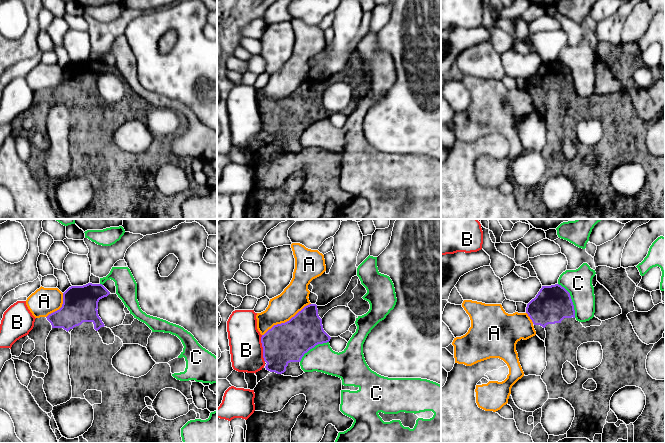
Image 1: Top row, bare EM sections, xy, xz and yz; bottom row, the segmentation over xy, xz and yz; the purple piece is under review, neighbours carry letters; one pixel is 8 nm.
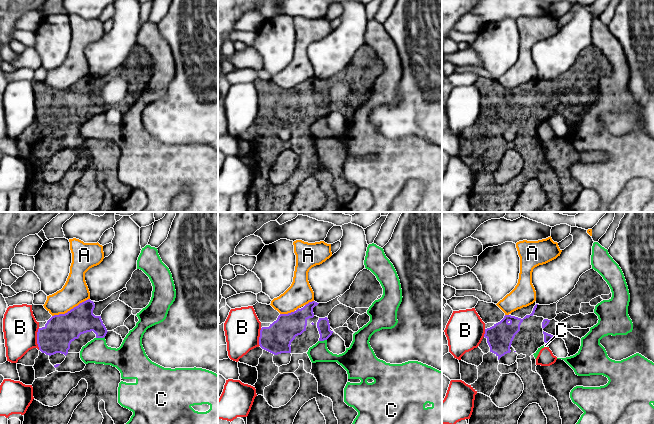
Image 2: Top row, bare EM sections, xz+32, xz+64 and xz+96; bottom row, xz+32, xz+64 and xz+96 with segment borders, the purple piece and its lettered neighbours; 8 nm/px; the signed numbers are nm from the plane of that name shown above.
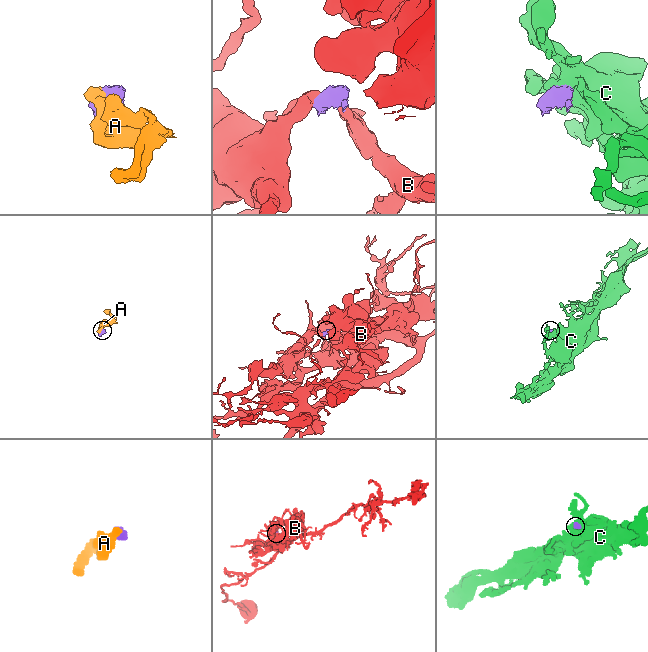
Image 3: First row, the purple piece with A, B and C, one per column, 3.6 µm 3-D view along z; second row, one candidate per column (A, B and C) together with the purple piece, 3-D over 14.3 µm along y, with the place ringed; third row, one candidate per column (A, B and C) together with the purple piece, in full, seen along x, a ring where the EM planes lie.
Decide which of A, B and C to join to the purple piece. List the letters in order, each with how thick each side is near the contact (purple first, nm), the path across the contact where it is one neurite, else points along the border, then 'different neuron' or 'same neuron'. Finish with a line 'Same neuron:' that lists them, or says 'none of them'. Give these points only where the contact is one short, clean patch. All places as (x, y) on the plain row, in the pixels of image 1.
A: calibres 320 and 220 nm; different neuron
B: calibres 320 and 260 nm; different neuron
C: calibres 300 and 220 nm; different neuron
Same neuron: none of them

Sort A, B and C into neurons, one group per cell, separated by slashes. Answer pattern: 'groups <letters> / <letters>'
groups A C / B

